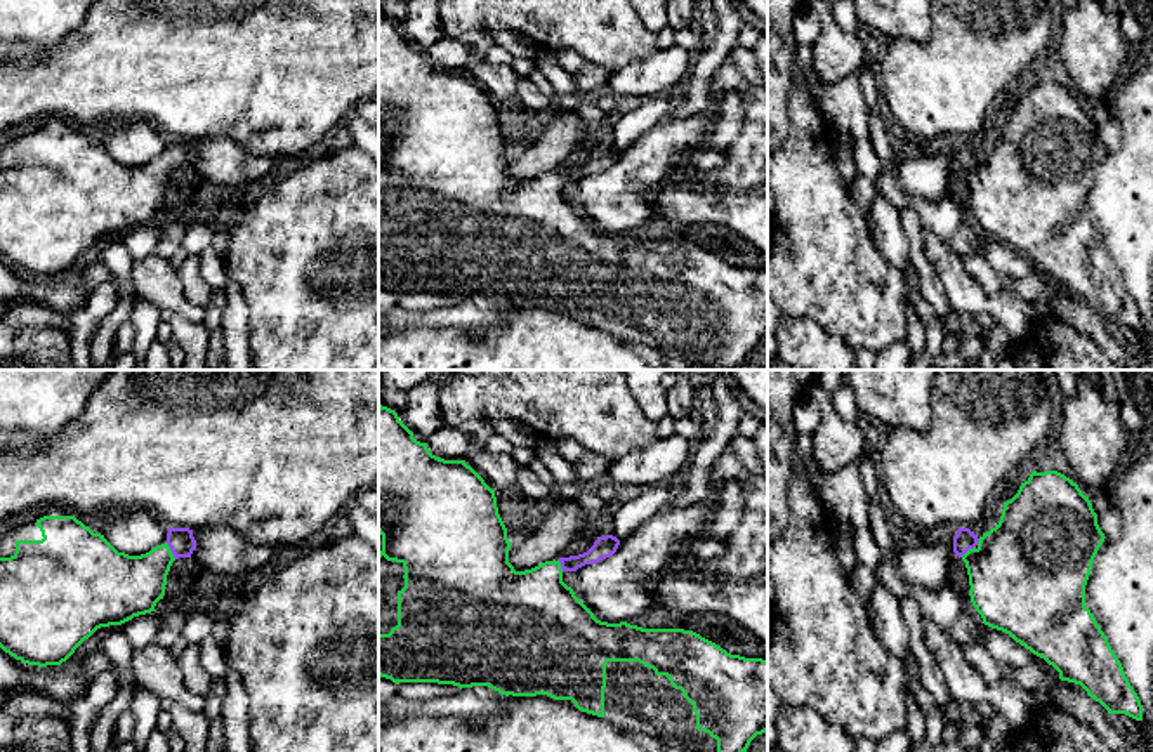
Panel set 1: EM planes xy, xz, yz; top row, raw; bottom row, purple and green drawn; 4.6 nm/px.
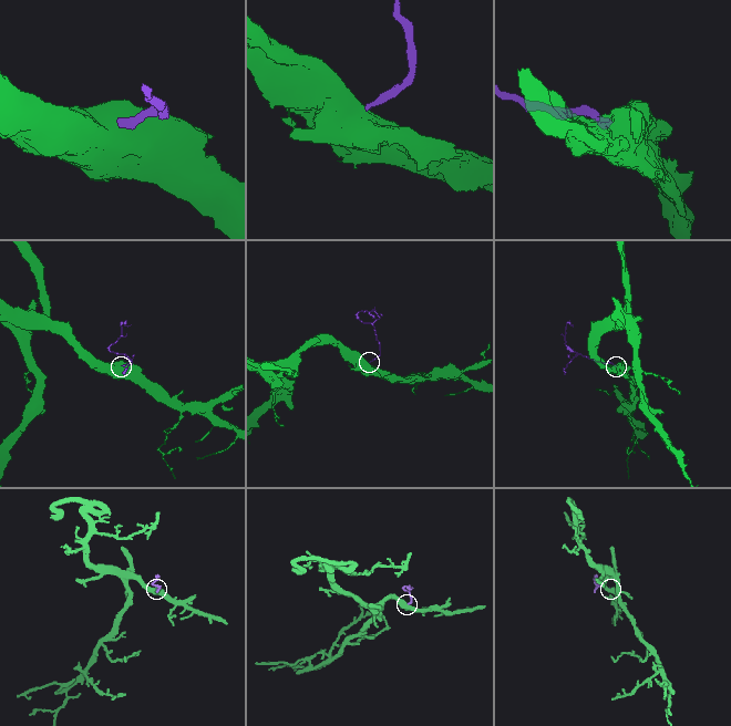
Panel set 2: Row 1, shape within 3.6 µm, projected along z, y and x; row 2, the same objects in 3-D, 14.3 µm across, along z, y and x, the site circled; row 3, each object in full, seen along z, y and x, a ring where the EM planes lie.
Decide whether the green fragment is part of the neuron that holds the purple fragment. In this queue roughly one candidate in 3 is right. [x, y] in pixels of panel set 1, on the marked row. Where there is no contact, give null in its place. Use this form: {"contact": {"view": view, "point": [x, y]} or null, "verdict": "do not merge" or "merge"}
{"contact": {"view": "yz", "point": [971, 547]}, "verdict": "merge"}

